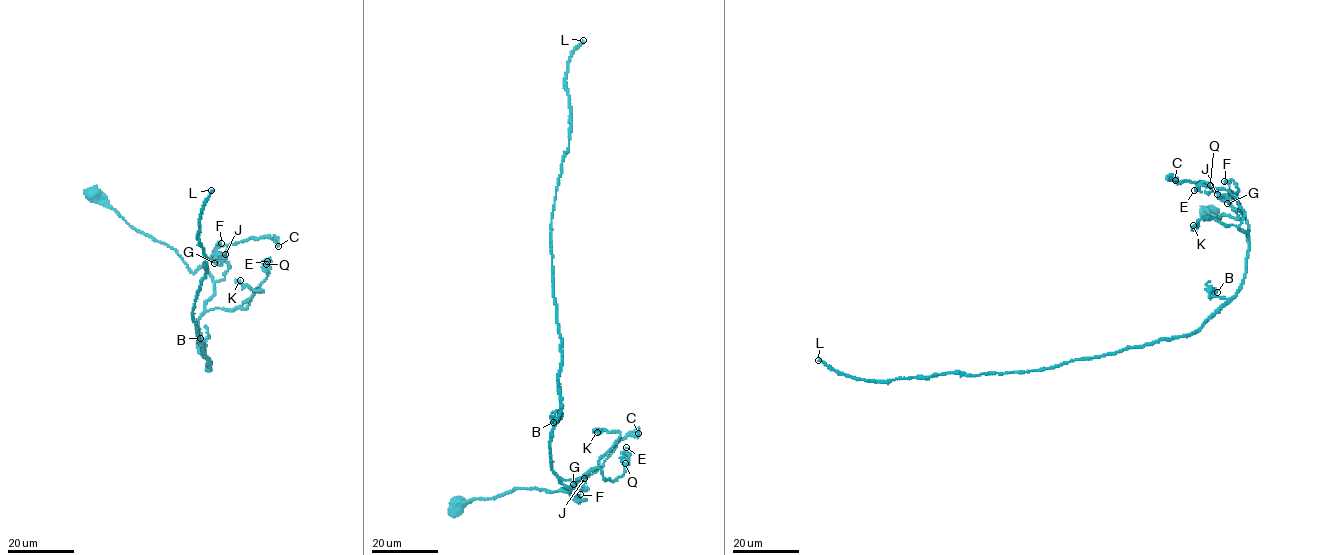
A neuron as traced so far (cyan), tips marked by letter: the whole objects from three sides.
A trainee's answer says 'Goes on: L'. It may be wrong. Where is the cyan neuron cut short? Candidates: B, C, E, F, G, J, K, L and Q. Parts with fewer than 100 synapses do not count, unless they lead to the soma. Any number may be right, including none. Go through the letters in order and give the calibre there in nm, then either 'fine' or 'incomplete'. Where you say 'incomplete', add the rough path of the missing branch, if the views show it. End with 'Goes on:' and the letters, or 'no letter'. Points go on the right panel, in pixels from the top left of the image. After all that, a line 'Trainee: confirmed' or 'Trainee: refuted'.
B: 100 nm | fine
C: 240 nm | fine
E: 80 nm | fine
F: 240 nm | fine
G: 170 nm | fine
J: 160 nm | fine
K: 200 nm | fine
L: 280 nm | incomplete | (818, 360), (774, 325), (743, 326), (735, 310), (772, 257), (784, 216), (791, 225), (821, 214), (821, 241)
Q: 120 nm | fine
Goes on: L
Trainee: confirmed

